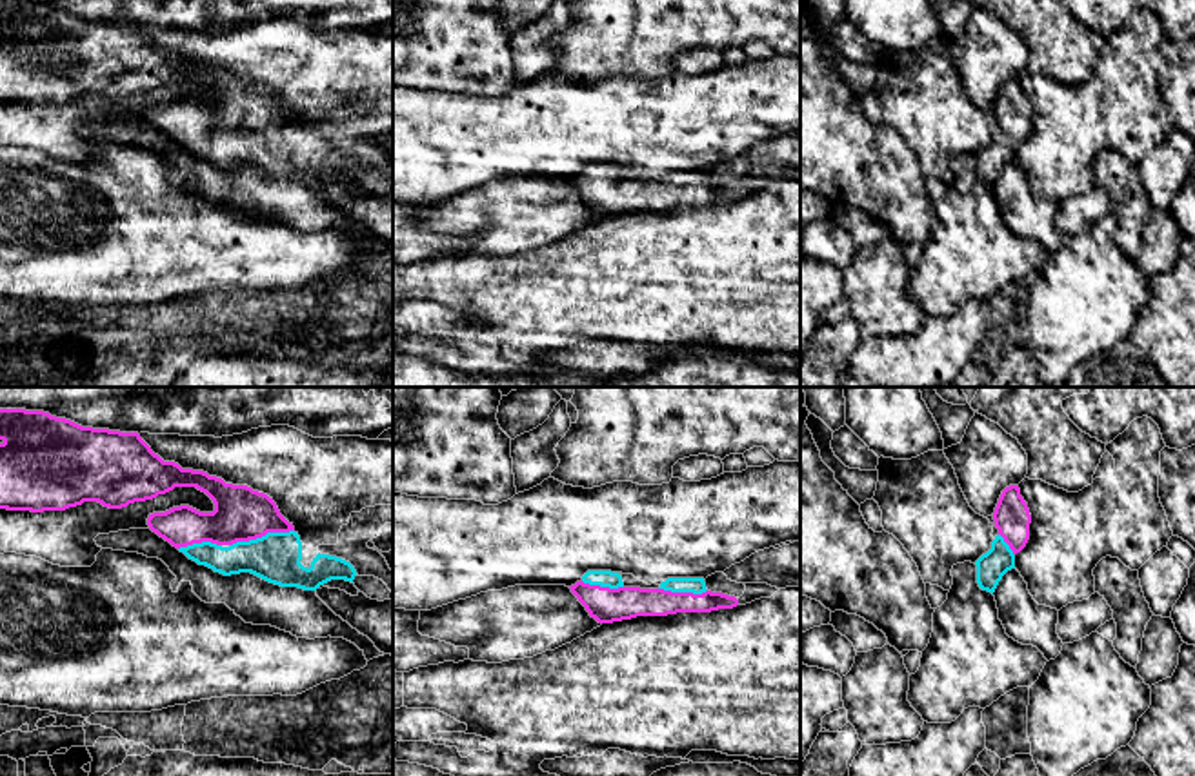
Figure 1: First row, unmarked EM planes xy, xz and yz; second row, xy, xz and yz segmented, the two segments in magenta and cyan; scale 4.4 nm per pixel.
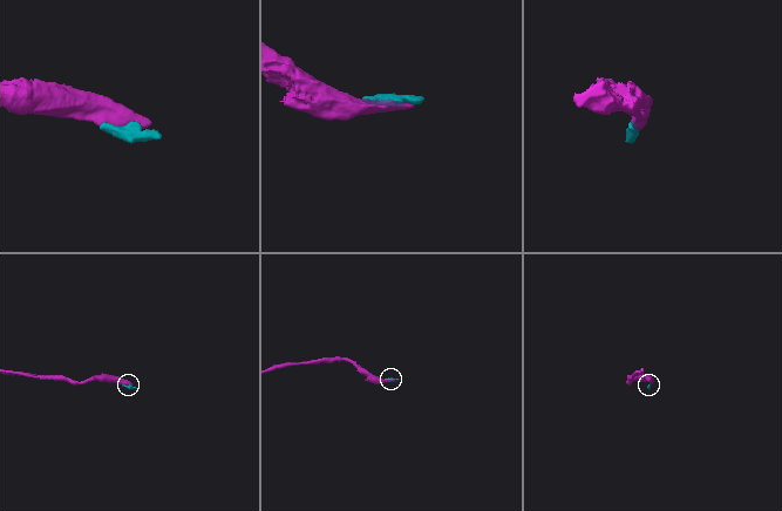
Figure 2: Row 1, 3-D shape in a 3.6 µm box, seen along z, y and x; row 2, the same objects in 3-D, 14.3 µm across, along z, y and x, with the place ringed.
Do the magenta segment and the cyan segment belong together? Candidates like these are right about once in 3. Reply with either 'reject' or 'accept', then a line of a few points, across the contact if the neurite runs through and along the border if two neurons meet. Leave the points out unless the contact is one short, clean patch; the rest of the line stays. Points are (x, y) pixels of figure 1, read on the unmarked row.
accept

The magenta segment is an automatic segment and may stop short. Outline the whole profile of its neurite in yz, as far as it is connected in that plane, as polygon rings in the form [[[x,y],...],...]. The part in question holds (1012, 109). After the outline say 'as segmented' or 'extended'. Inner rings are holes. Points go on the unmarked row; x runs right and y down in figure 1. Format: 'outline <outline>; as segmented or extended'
outline [[[1009,78],[1002,84],[993,113],[999,127],[991,134],[991,142],[975,154],[977,176],[991,187],[1002,169],[1015,162],[1015,147],[1020,145],[1029,133],[1031,107],[1020,89],[1019,78]]]; extended

